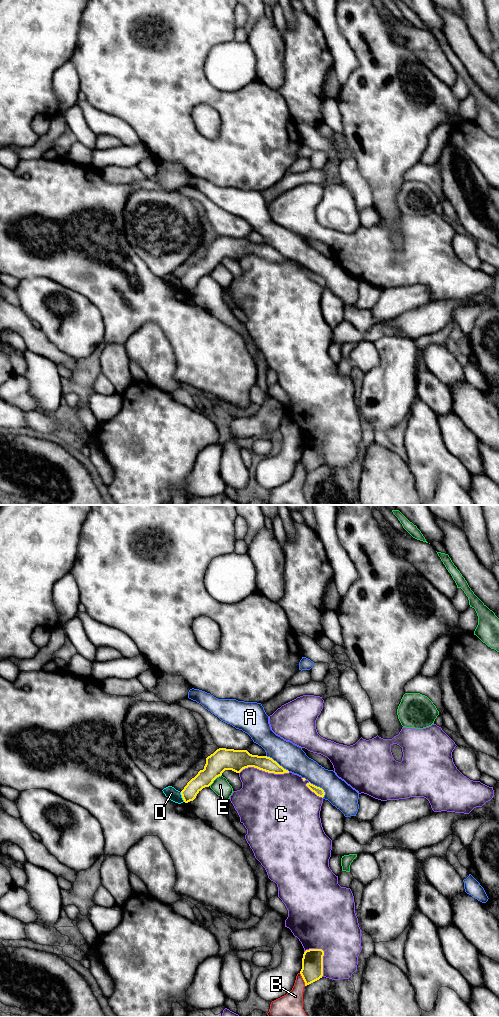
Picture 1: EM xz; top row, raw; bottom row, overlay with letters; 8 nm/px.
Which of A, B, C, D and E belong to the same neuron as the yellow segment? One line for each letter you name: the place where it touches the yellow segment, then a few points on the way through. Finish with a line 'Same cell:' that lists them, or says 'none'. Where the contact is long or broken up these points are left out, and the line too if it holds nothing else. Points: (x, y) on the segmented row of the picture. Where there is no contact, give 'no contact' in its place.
Same cell: none

